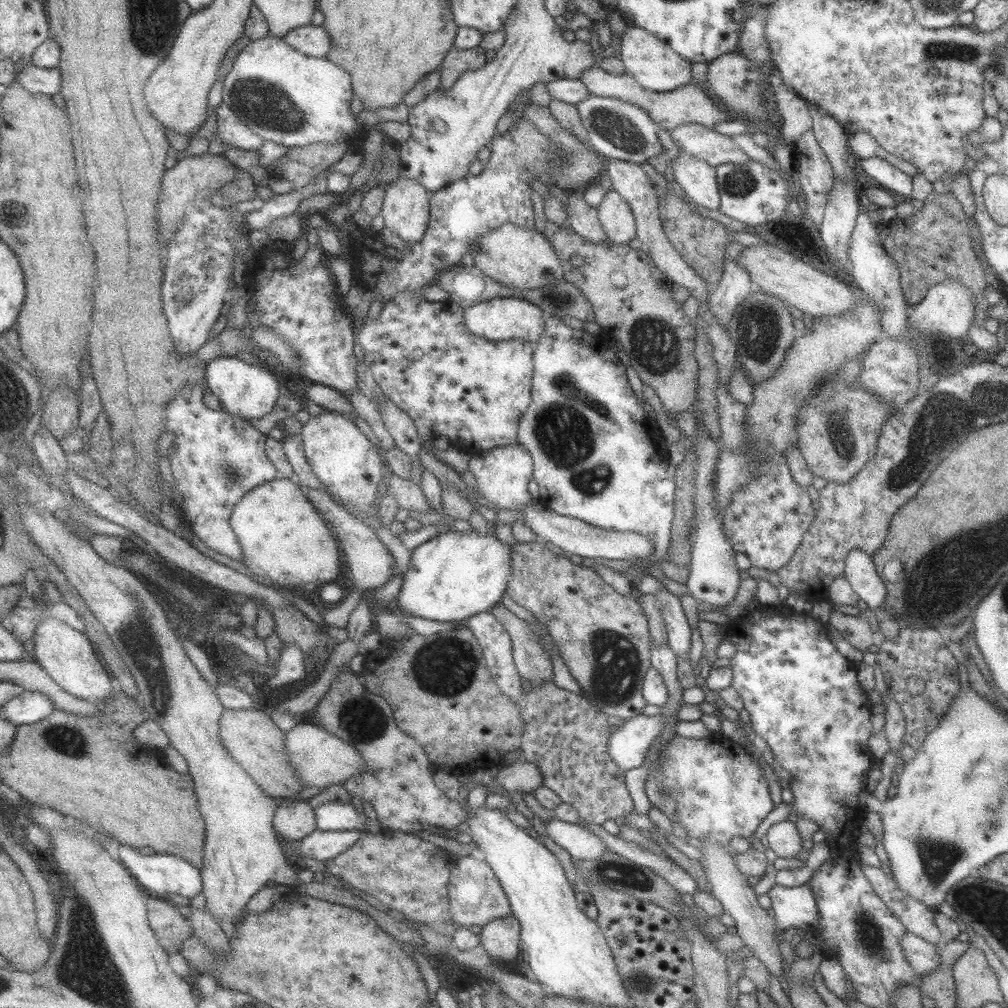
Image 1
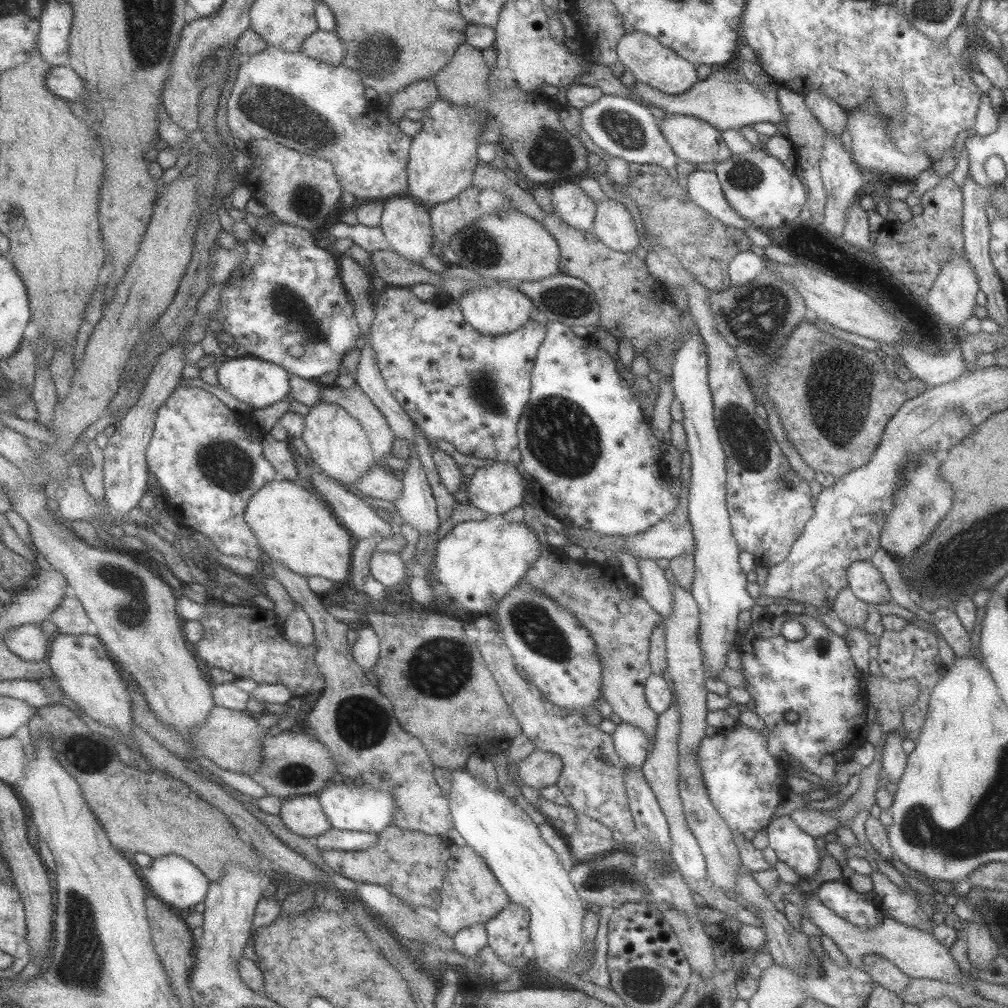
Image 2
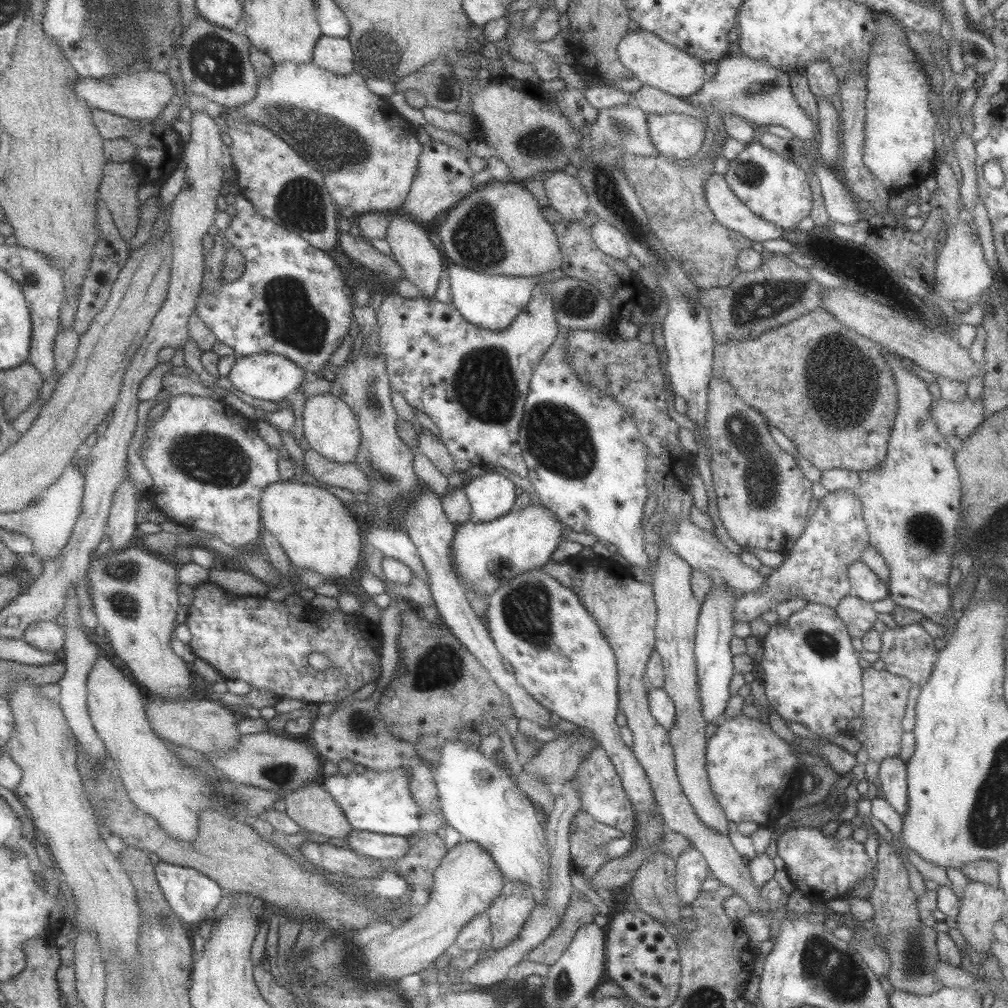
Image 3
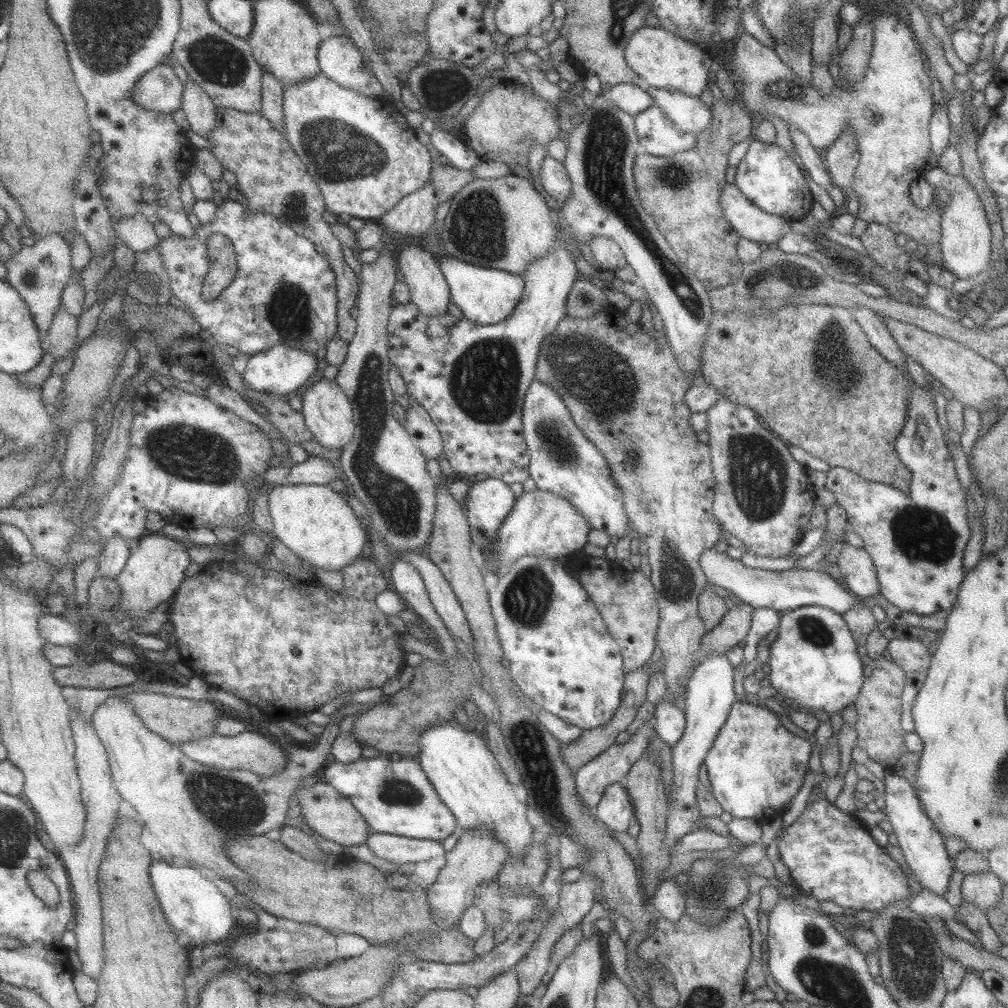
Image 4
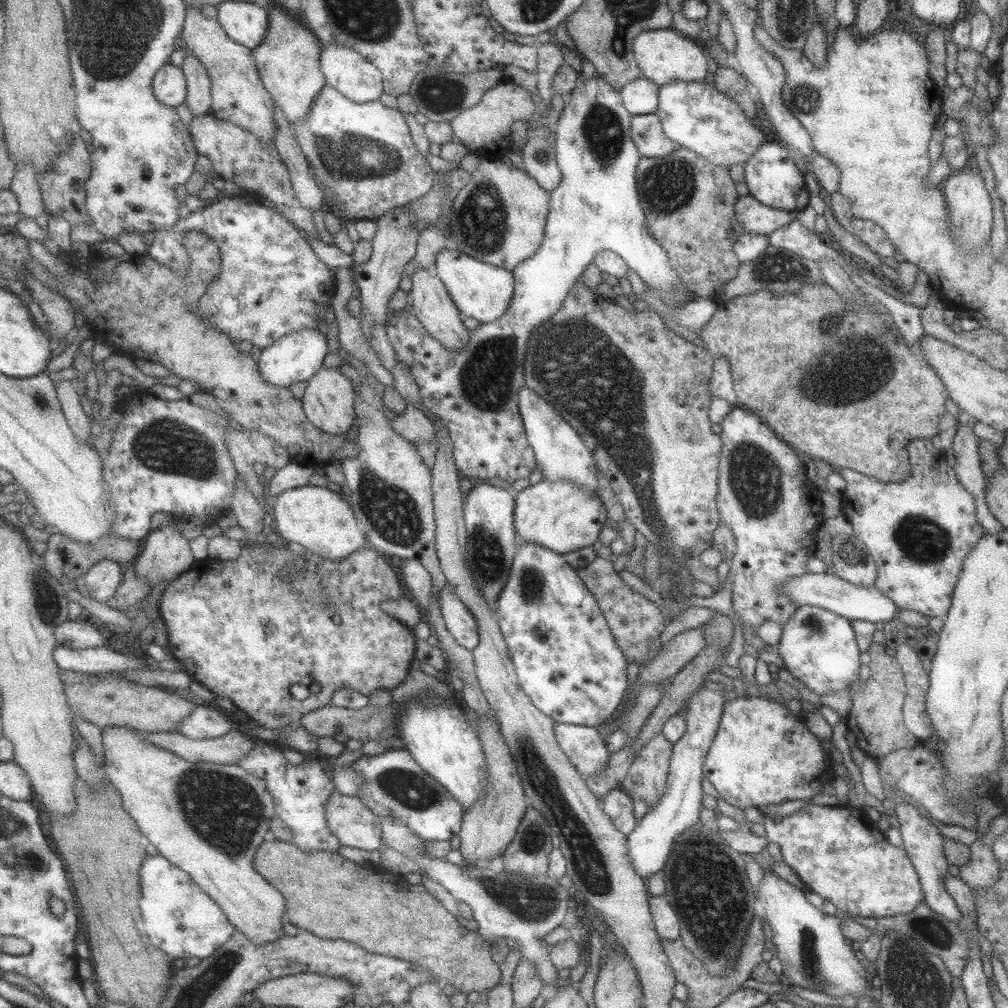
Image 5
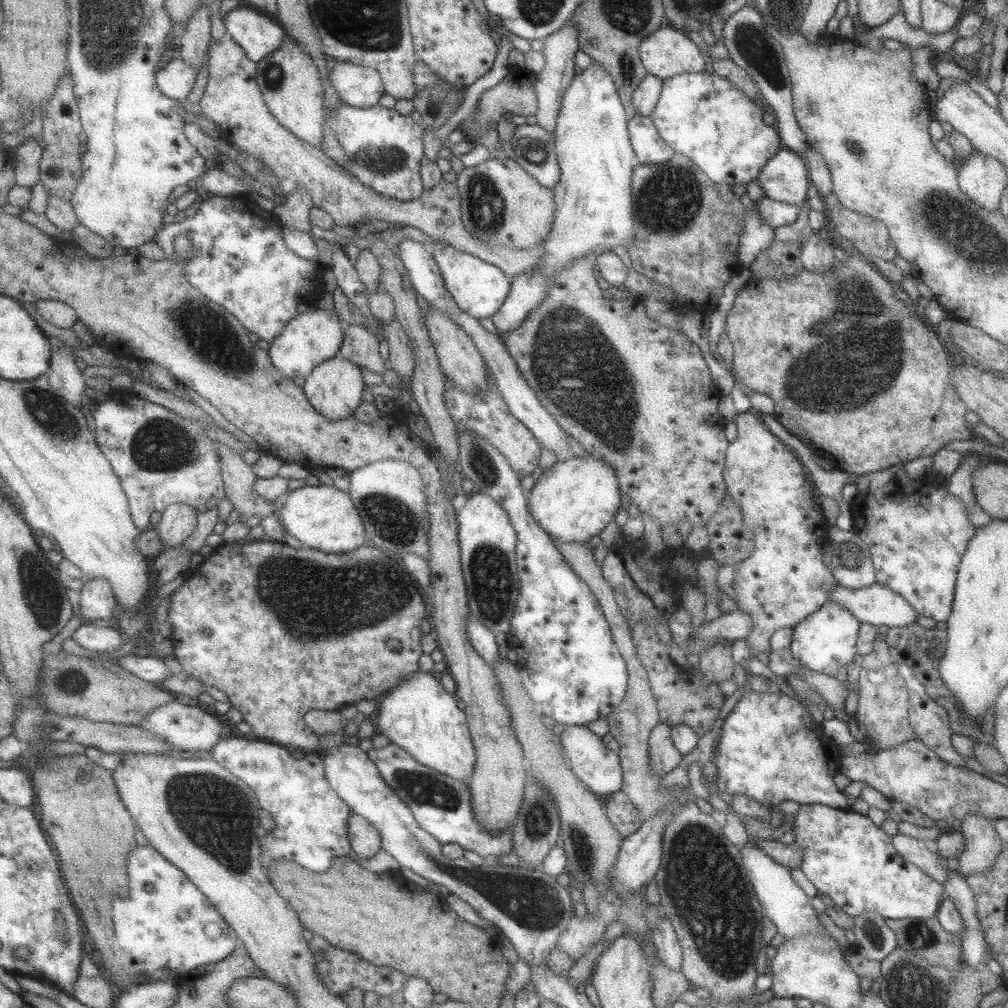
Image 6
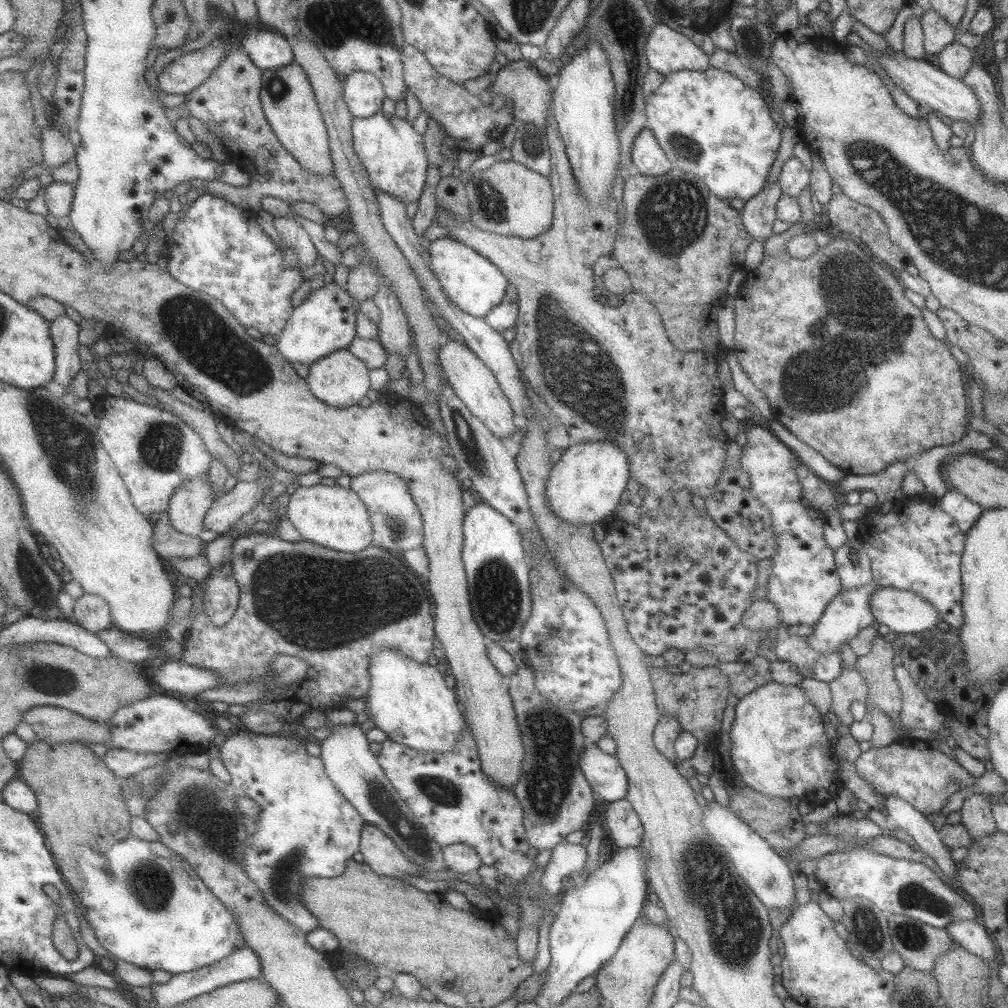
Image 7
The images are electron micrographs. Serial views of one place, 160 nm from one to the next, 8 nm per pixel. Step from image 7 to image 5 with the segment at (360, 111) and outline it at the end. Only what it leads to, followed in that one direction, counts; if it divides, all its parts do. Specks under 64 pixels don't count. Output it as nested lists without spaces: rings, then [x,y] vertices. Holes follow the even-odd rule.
[[[343,45],[321,47],[319,69],[327,86],[351,102],[372,102],[382,93],[379,70],[355,50],[343,48]]]

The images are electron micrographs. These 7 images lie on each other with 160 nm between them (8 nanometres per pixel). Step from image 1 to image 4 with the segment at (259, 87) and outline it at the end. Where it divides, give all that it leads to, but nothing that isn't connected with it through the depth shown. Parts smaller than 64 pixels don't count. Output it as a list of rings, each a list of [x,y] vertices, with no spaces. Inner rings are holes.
[[[321,72],[282,90],[284,138],[317,184],[329,212],[377,220],[403,197],[427,184],[432,170],[431,156],[425,144],[415,137],[414,129],[386,97],[372,99],[355,90],[343,89]]]

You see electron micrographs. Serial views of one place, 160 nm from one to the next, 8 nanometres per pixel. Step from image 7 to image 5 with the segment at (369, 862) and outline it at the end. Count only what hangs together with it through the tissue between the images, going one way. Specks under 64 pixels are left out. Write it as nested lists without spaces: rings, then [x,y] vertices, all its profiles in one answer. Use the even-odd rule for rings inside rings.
[[[333,789],[327,797],[325,804],[326,827],[337,837],[339,844],[359,848],[359,850],[377,850],[382,844],[382,830],[380,820],[373,815],[358,797],[341,794]]]

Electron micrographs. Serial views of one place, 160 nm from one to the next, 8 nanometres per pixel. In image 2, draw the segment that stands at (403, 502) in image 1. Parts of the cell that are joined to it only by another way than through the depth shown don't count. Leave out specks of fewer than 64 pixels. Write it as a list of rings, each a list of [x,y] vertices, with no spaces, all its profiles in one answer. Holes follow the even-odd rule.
[[[377,464],[360,476],[355,486],[365,496],[392,503],[401,496],[403,490],[400,475],[390,469],[382,469]]]

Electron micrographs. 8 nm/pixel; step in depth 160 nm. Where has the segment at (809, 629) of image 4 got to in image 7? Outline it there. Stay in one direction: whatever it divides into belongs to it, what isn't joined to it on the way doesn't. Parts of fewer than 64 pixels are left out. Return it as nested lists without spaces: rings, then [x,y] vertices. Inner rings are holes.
[[[869,584],[853,589],[843,589],[827,604],[822,615],[812,624],[810,634],[806,636],[806,643],[819,654],[838,652],[841,644],[848,643],[861,628],[874,623],[873,615],[869,610],[869,596],[879,588],[879,585]]]

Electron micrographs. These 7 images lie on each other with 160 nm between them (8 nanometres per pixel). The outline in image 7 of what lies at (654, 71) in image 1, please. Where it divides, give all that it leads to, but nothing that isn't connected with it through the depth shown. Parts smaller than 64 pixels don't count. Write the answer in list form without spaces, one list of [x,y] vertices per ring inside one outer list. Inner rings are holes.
[[[660,22],[651,29],[644,52],[648,68],[663,76],[684,69],[703,71],[709,67],[708,55],[701,48]]]

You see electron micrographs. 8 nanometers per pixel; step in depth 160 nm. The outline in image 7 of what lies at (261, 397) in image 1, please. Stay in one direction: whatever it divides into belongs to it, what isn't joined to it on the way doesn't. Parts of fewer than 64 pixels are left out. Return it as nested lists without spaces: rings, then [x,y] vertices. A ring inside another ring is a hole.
[[[327,279],[319,289],[310,293],[297,307],[293,308],[287,323],[275,339],[279,354],[291,365],[311,366],[316,360],[347,348],[356,337],[355,306],[351,306],[351,295],[332,280]]]

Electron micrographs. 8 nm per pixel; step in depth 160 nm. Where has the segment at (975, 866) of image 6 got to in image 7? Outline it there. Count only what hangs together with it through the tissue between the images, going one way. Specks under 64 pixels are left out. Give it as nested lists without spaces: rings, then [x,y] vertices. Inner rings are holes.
[[[979,793],[965,797],[959,814],[960,823],[967,829],[971,843],[976,842],[980,837],[996,832],[990,803],[985,794]]]

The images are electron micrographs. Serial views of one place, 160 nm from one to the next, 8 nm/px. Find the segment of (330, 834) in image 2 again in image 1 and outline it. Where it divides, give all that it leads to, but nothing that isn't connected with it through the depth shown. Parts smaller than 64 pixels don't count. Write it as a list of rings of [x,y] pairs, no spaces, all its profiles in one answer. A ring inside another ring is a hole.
[[[316,828],[307,833],[307,836],[298,840],[296,849],[300,856],[325,861],[334,859],[335,856],[347,850],[358,838],[362,831],[338,830],[321,831]]]

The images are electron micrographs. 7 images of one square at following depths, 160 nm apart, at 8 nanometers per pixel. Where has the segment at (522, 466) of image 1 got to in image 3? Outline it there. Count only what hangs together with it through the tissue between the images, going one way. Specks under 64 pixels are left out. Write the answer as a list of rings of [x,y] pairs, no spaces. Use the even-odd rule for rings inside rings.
[[[494,470],[474,477],[463,489],[471,507],[471,521],[475,523],[491,522],[507,514],[517,498],[511,480]]]

